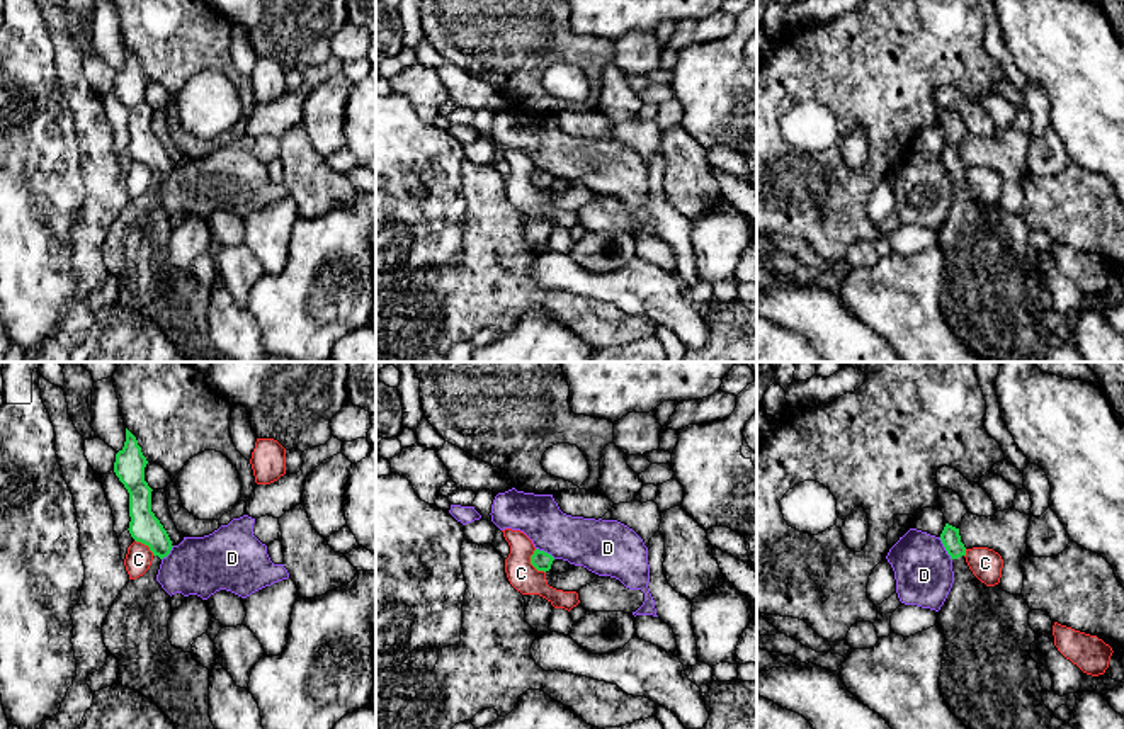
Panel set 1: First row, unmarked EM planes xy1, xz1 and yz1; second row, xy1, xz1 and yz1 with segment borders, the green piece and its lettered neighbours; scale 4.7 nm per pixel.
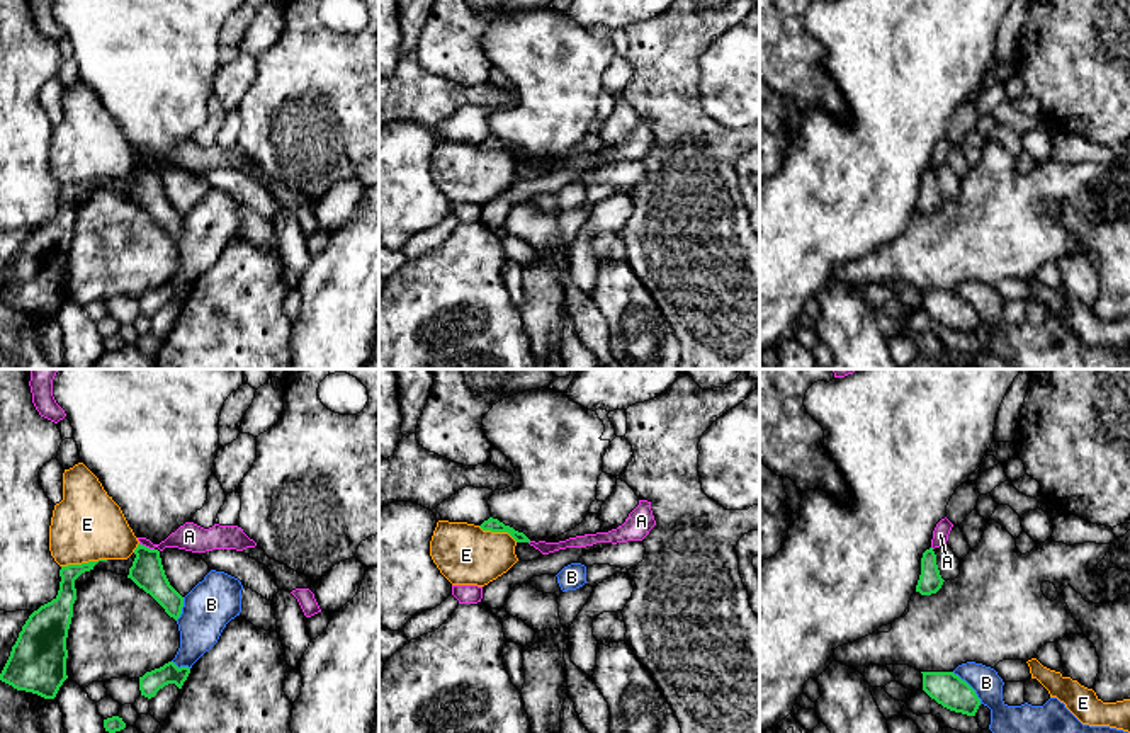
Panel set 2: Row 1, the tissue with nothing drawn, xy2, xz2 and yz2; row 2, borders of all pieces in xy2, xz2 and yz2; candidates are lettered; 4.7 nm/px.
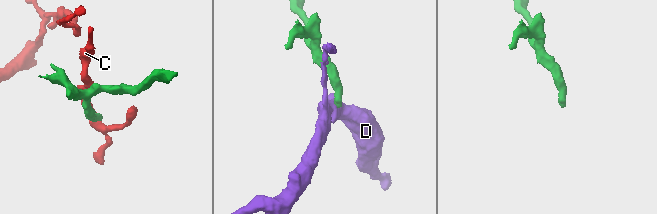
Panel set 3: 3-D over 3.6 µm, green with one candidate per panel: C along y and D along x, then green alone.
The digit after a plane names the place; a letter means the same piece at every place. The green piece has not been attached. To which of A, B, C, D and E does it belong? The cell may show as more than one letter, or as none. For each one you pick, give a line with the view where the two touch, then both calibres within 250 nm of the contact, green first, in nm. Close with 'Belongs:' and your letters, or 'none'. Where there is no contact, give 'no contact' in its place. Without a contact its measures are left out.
Belongs: none

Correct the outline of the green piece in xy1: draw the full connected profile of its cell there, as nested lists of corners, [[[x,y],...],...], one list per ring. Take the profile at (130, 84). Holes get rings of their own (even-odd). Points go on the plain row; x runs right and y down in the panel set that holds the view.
[[[126,48],[114,92],[129,112],[129,153],[150,167],[150,189],[129,199],[114,219],[102,246],[104,263],[117,280],[117,302],[151,319],[177,347],[184,362],[235,362],[219,353],[209,336],[209,289],[192,272],[172,265],[170,214],[156,201],[172,160],[151,131],[151,107],[145,100],[148,80]]]

